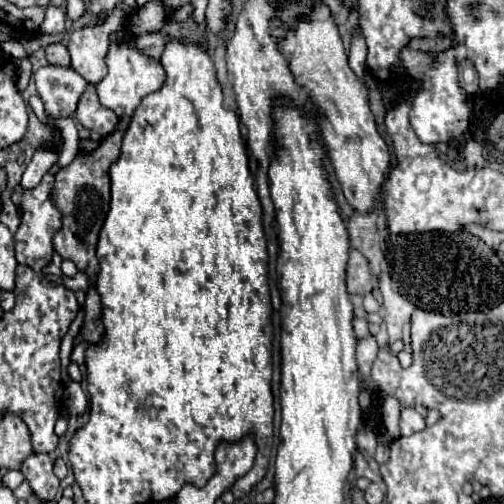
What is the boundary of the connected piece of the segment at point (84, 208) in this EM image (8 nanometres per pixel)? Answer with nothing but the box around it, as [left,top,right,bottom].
[52,130,124,282]

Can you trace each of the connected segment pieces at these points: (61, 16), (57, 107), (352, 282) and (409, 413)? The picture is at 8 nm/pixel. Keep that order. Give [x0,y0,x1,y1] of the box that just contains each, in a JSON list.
[[42,6,66,34],[34,64,86,118],[346,248,372,294],[400,410,426,436]]

